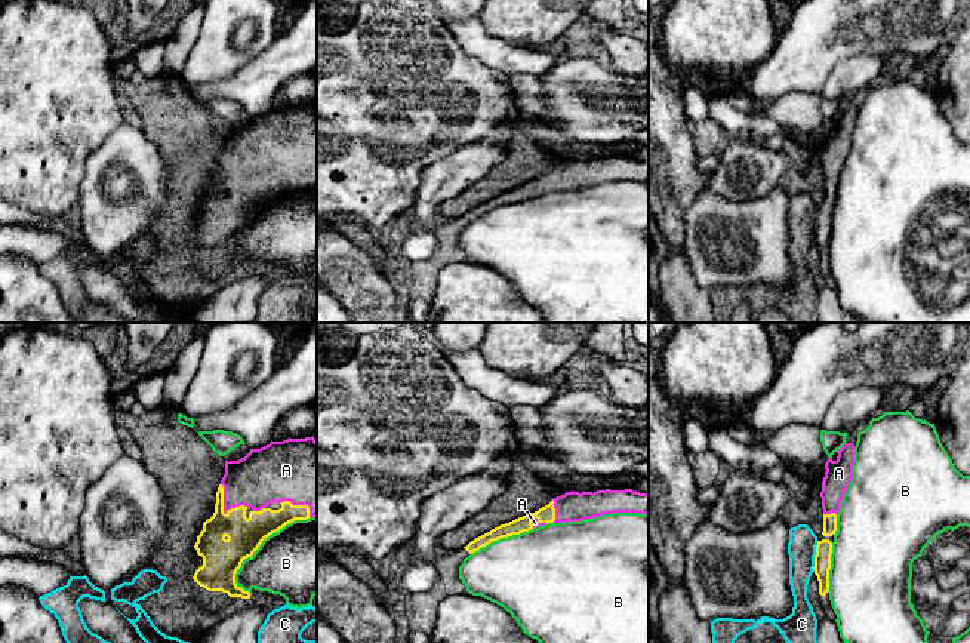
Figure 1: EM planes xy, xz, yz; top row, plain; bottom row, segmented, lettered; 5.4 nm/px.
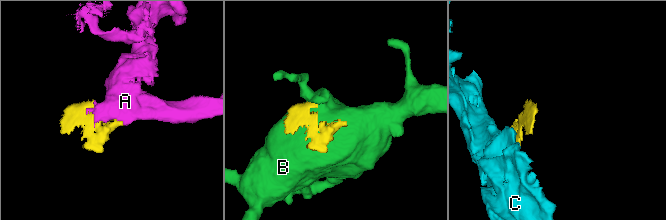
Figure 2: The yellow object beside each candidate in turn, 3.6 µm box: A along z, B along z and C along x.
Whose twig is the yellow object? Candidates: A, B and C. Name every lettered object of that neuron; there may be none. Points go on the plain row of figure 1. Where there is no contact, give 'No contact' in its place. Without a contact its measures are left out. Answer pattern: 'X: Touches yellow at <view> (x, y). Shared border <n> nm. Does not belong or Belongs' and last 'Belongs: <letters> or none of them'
A: Touches yellow at xy (222, 177). Shared border 200 nm. Belongs
B: Touches yellow at xy (262, 208). Shared border 550 nm. Does not belong
C: Touches yellow at yz (815, 224). Shared border 170 nm. Does not belong
Belongs: A

